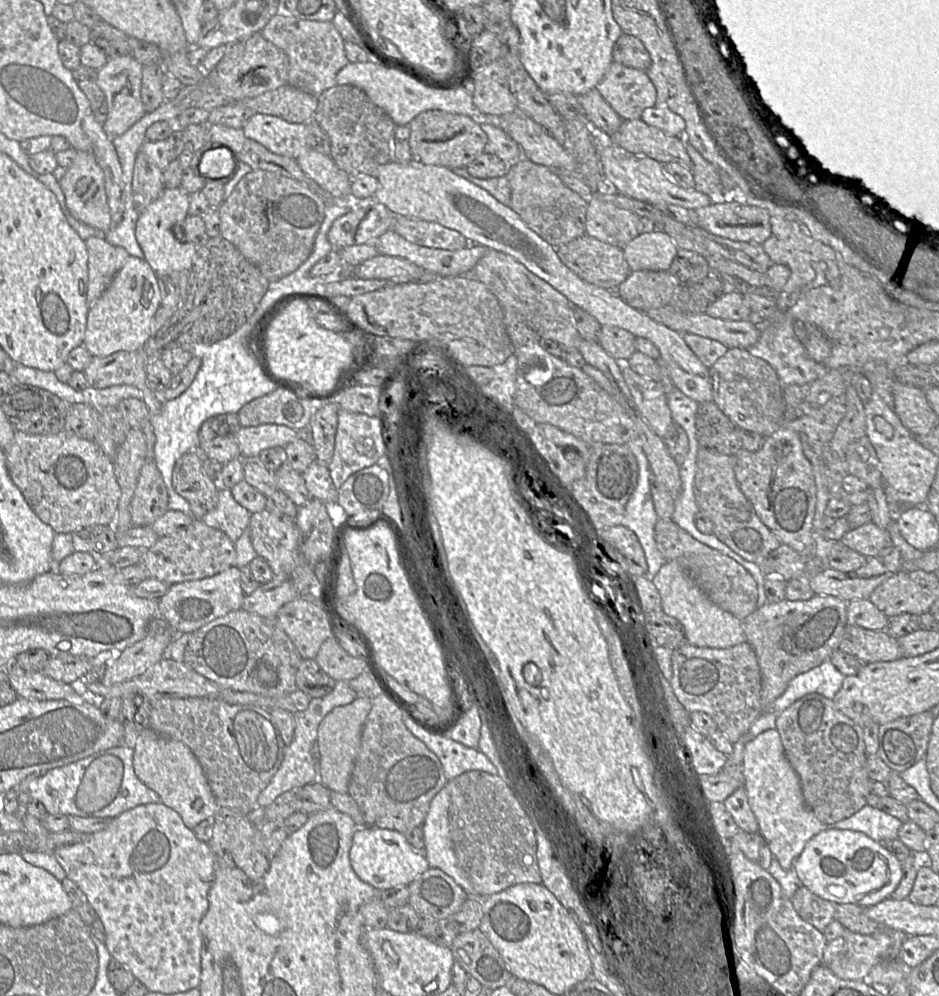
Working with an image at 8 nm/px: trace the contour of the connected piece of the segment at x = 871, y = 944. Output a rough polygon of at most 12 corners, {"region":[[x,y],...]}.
{"region":[[845,929],[820,964],[842,980],[864,980],[890,938]]}

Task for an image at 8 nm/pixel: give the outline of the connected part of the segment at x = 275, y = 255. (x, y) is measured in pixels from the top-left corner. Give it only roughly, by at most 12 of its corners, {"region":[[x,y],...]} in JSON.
{"region":[[252,170],[217,208],[221,236],[269,282],[311,255],[326,202]]}

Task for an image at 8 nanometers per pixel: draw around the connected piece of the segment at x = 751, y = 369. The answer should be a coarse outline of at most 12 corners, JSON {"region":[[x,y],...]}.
{"region":[[731,348],[710,368],[714,403],[740,429],[783,427],[783,385]]}

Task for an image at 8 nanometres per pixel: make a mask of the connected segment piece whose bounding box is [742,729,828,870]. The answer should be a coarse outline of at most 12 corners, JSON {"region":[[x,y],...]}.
{"region":[[779,732],[745,745],[748,803],[789,870],[824,825],[805,804]]}

